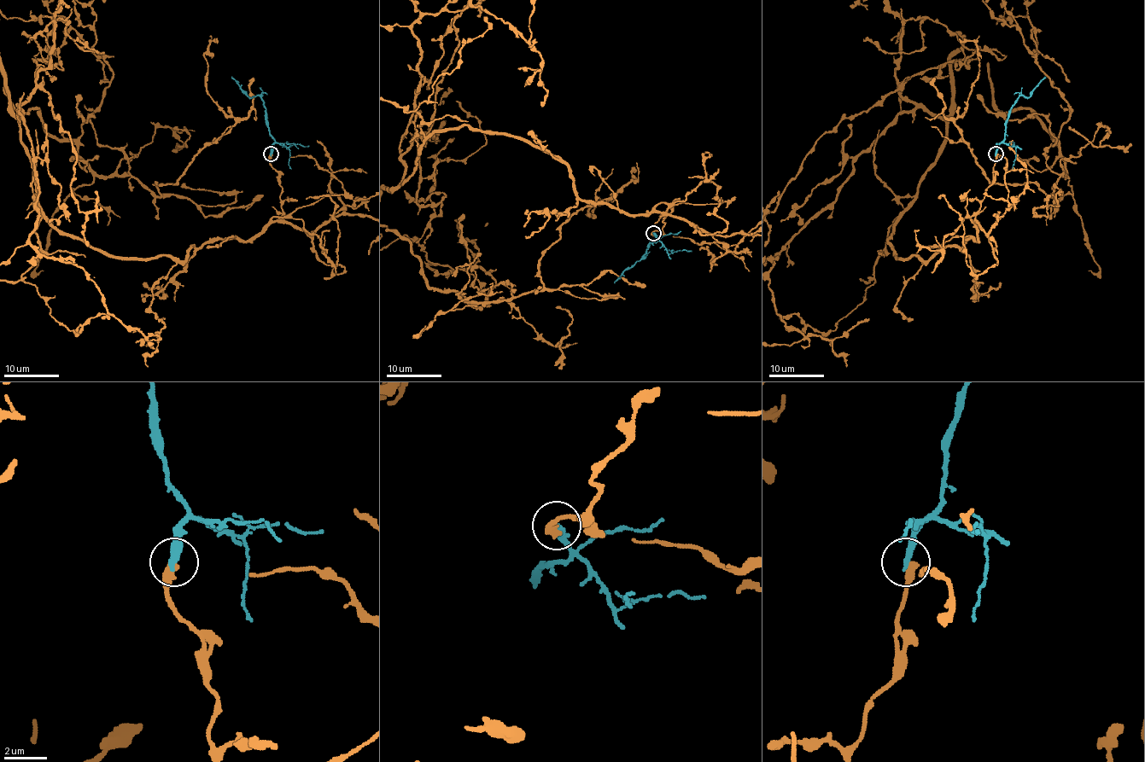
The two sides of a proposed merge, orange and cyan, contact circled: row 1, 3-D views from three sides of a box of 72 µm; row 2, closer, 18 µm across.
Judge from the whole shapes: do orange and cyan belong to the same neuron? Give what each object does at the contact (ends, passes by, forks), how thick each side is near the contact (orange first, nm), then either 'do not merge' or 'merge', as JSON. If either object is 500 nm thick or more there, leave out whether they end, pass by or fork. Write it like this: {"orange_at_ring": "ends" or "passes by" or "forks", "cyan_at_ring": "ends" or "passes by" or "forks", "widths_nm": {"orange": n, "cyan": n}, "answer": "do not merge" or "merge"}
{"orange_at_ring": "ends", "cyan_at_ring": "ends", "widths_nm": {"orange": 360, "cyan": 360}, "answer": "do not merge"}

